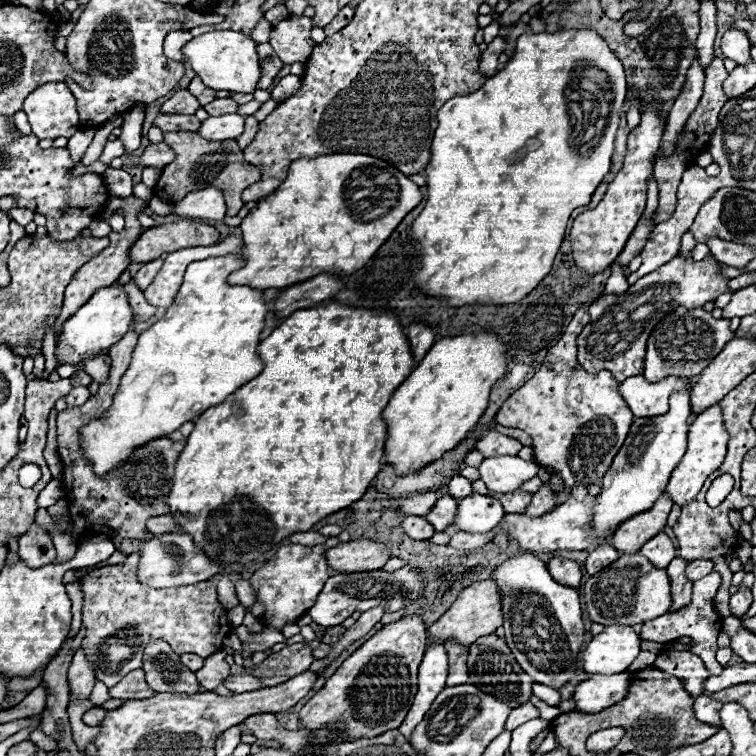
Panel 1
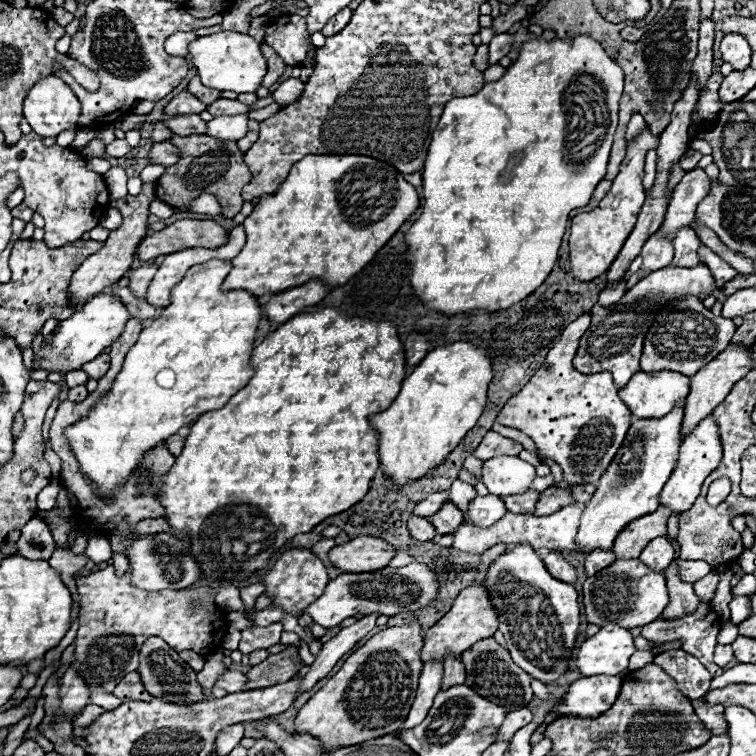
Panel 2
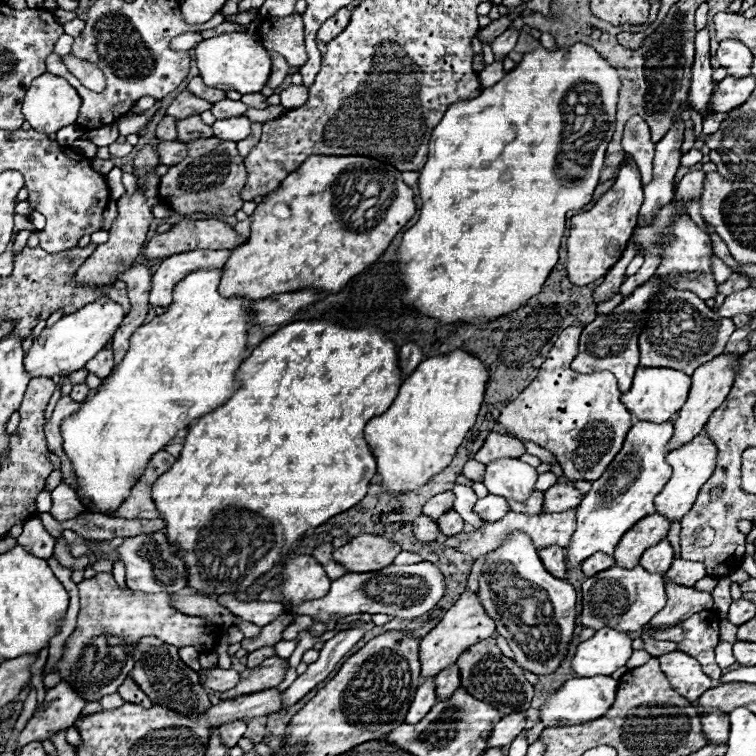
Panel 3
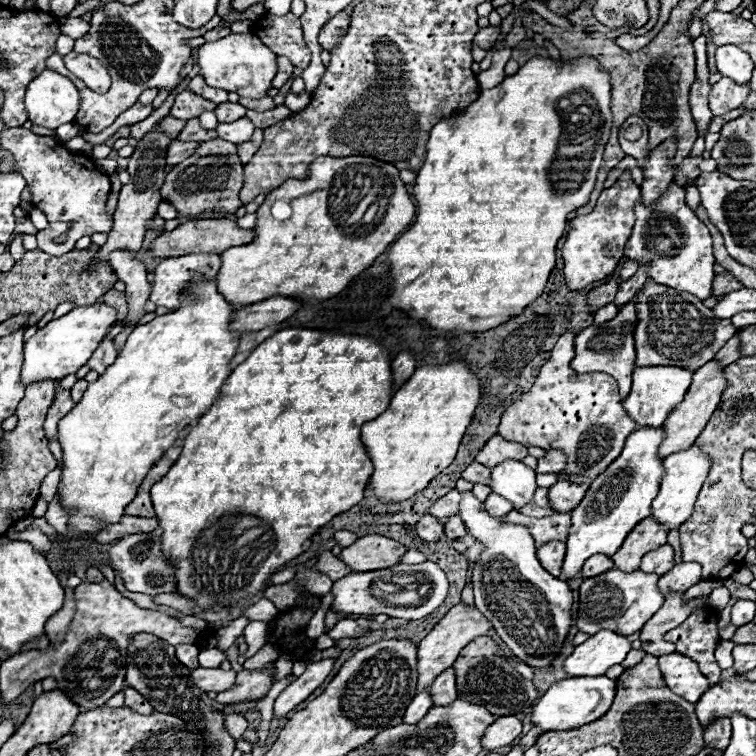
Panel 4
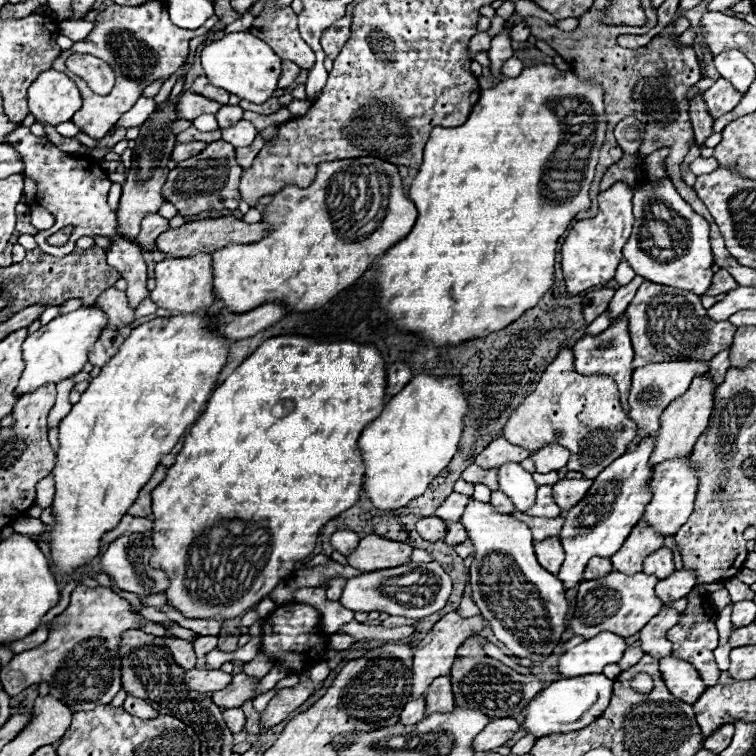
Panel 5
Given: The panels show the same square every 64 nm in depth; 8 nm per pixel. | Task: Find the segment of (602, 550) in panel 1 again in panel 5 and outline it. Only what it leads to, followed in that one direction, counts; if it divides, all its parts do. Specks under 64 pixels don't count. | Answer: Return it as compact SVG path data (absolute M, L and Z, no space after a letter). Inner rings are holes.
M594 556L586 570L584 570L584 580L592 580L592 578L600 578L600 576L606 576L608 572L612 572L612 562L608 558L600 558L600 556Z

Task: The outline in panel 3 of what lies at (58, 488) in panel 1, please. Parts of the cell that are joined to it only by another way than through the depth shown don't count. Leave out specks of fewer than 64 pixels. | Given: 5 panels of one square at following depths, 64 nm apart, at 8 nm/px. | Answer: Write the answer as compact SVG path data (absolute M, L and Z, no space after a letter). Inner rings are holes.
M40 492L38 498L36 498L36 516L48 512L52 506L52 498L50 498L50 492Z

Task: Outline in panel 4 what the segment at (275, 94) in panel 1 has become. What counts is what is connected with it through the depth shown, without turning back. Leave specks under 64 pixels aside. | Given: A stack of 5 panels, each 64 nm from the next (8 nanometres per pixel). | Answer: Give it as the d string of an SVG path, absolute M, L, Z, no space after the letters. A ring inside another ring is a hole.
M288 92L286 94L286 102L284 102L292 112L302 112L308 104L310 104L310 96L306 94L306 92L302 92L300 96L296 96L296 94L292 94L292 92Z

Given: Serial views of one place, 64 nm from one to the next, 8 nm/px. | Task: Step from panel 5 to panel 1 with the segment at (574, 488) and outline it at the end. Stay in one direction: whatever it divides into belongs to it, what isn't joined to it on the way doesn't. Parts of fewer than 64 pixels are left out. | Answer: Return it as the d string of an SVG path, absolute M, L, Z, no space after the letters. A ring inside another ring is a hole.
M544 484L544 488L540 488L534 496L530 506L526 508L526 516L544 516L544 512L550 512L554 506L558 506L558 494L554 490L550 490L548 484Z

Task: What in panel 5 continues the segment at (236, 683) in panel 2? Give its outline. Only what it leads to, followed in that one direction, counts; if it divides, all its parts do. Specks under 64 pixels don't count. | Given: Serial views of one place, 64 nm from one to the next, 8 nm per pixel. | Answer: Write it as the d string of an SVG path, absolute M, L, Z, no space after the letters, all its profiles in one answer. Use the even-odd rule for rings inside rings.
M186 670L184 672L184 684L186 688L192 688L196 692L218 692L220 688L226 688L232 680L232 674L226 674L222 670Z

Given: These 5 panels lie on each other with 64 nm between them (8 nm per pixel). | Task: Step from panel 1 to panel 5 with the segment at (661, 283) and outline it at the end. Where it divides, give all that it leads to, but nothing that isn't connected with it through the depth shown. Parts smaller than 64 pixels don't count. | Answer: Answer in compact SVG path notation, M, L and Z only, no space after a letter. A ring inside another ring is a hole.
M622 316L620 320L614 322L614 326L610 324L608 330L604 330L600 336L592 338L592 336L584 336L580 338L574 348L574 366L576 366L576 372L582 374L582 376L594 376L594 374L600 374L600 376L610 376L616 384L618 384L618 390L620 390L620 402L622 402L622 408L628 412L628 388L630 388L630 376L632 376L632 358L634 358L634 352L632 352L632 344L630 344L630 336L628 336L628 330L626 330L626 316Z

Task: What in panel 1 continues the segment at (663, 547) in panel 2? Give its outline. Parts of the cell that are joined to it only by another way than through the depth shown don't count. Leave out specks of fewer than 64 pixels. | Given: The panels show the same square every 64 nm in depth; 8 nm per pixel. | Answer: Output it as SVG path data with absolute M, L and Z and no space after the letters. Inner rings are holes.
M660 532L640 548L640 556L648 558L652 562L652 566L656 566L656 568L666 568L674 560L676 548L674 548L672 540L664 532Z

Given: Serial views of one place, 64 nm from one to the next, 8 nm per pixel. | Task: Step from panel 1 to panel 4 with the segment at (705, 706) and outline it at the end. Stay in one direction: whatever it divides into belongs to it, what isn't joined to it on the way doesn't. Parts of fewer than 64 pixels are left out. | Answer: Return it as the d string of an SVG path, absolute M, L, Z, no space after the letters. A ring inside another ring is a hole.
M720 718L716 722L712 722L706 730L704 730L704 744L708 748L720 748L724 750L730 742L732 736L732 724L728 718Z

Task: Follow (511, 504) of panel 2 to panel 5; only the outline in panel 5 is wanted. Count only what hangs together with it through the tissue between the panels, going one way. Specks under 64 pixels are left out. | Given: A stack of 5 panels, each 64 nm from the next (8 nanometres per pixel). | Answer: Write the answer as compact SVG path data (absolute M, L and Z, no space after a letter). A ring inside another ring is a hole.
M540 486L538 488L538 496L536 496L536 504L528 510L530 516L562 516L562 508L554 502L552 498L552 488L550 486Z

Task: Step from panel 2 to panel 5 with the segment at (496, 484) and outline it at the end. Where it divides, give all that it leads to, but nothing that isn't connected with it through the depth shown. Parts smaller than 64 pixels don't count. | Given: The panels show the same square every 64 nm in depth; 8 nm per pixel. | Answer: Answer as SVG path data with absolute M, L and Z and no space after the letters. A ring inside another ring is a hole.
M508 462L498 468L498 484L520 512L526 512L536 502L538 486L532 480L532 474L516 462Z

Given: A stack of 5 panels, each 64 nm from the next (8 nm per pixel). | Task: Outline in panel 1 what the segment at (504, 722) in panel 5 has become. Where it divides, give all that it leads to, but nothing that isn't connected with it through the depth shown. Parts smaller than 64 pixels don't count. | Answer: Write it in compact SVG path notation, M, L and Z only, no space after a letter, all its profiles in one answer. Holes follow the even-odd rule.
M526 702L526 704L522 704L522 706L518 706L516 710L510 712L504 730L512 732L512 730L518 728L520 724L524 724L524 722L528 722L528 720L534 720L534 718L538 718L538 716L540 716L540 710L538 710L536 706L532 706L530 702Z

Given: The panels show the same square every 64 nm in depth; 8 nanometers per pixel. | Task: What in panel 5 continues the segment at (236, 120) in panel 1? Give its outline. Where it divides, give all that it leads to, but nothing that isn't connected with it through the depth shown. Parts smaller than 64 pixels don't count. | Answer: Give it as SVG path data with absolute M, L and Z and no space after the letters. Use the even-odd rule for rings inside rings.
M240 120L238 124L234 124L230 128L222 128L222 140L228 140L236 148L252 144L252 140L256 136L258 136L258 130L248 120Z

